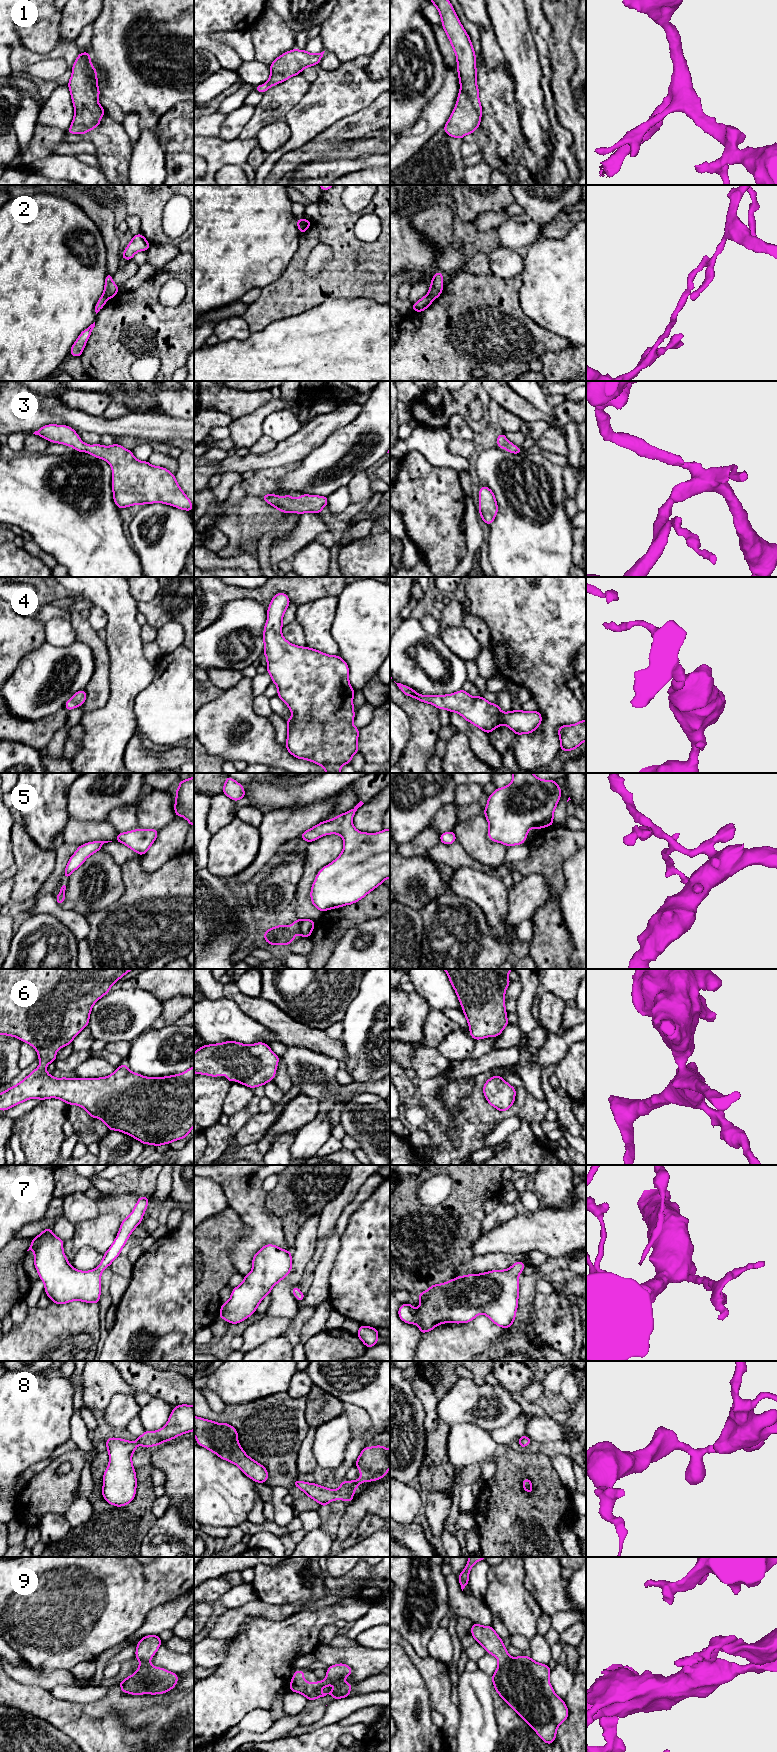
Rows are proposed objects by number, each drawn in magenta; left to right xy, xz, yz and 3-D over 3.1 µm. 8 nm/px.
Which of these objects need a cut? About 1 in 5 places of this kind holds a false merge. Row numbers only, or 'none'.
2

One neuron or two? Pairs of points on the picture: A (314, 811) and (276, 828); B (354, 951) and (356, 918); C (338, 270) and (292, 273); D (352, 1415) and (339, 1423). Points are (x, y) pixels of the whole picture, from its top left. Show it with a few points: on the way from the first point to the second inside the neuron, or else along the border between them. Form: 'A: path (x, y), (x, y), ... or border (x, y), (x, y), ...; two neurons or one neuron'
A: path (305, 816), (285, 824); one neuron
B: border (378, 917), (352, 926), (339, 940); two neurons
C: path (327, 281), (303, 282); one neuron
D: border (344, 1414), (352, 1434); two neurons

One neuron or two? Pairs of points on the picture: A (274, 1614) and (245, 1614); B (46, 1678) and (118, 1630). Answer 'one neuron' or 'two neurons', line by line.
A: one neuron
B: two neurons

